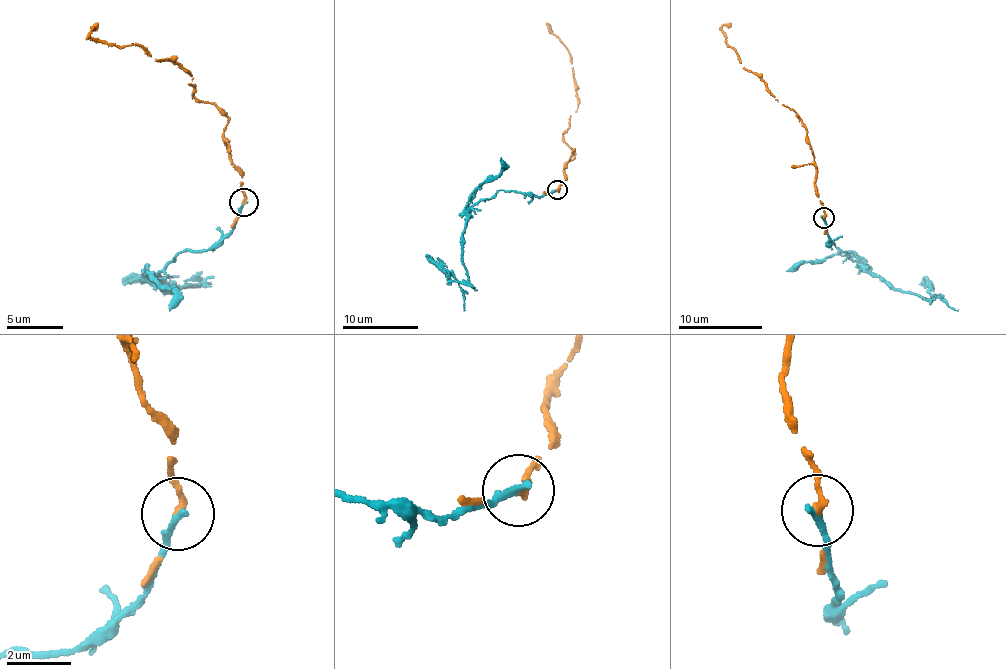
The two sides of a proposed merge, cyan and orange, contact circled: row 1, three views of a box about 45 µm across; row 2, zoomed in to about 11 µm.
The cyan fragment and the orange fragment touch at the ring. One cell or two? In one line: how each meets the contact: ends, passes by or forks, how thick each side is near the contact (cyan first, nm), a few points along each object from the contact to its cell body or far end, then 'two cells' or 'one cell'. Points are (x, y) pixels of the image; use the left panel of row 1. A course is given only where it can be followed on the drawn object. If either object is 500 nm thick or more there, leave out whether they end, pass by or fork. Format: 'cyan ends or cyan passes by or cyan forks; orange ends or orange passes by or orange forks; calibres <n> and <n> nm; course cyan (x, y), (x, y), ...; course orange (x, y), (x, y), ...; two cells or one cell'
cyan ends; orange passes by; calibres 220 and 140 nm; course cyan (243, 202), (235, 225), (206, 249), (185, 249), (153, 276), (163, 288), (193, 287), (164, 279), (122, 278); course orange (243, 202), (224, 111), (197, 98), (187, 69), (89, 36), (97, 22); two cells

